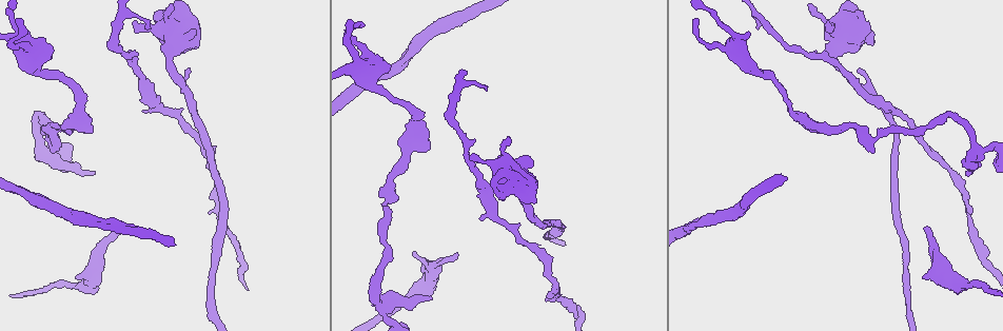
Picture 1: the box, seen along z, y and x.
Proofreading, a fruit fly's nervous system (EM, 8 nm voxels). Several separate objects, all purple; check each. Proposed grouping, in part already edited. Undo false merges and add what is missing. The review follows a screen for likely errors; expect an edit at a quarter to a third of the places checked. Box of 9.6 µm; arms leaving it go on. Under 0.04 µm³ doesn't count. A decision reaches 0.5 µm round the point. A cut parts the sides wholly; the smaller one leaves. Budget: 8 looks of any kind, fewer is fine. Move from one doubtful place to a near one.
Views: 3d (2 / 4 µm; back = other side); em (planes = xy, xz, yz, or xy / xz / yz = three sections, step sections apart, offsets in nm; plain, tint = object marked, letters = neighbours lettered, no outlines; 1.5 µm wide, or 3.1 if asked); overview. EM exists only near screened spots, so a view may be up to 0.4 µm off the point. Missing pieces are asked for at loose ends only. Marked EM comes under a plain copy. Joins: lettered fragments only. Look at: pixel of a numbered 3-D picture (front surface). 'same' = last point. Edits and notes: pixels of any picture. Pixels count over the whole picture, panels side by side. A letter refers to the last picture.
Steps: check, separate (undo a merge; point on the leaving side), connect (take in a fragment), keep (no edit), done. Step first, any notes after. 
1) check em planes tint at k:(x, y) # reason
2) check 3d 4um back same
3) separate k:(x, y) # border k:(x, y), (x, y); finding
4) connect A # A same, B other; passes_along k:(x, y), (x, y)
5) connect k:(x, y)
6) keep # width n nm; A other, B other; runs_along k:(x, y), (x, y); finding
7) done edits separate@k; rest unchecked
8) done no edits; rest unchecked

check em planes letters at 1:(985, 148) # a narrow waist

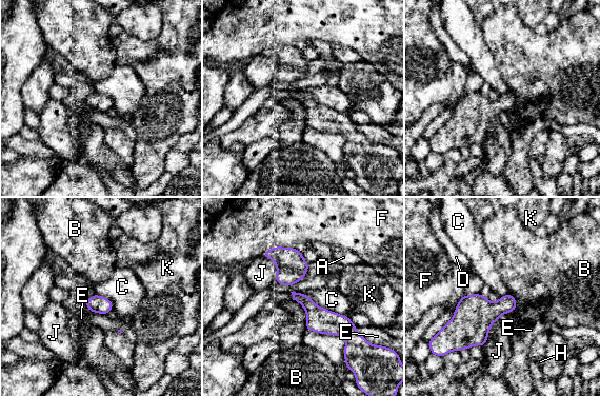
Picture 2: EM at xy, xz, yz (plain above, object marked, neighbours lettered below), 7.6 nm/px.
keep # longest_contact C 380 nm; A other, B other, C other, D other, E other, F other, H other, J other, K other; runs_along 2:(295, 295), (352, 338); all the same cell

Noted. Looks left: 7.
check 3d 4um at 1:(456, 254) # branch stops here

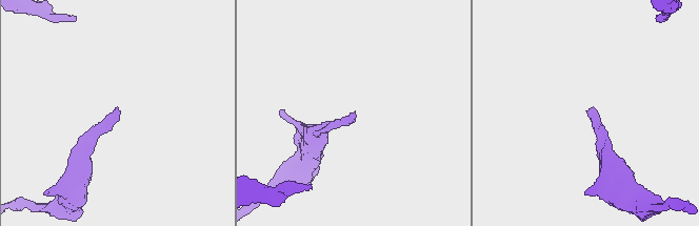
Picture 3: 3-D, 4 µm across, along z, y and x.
check em planes tint at 3:(588, 109)

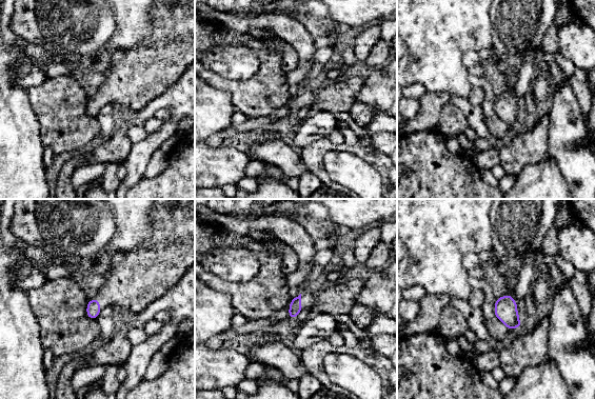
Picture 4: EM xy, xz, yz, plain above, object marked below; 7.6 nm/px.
check em planes letters same

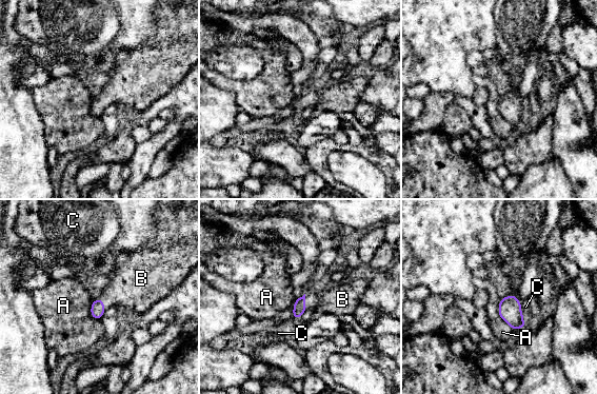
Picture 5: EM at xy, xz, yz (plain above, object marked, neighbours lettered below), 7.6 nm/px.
connect B # A other, B same, C other; passes_along 5:(299, 308), (304, 301), (337, 301); the cell continues

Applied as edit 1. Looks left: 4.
check overview # redraw

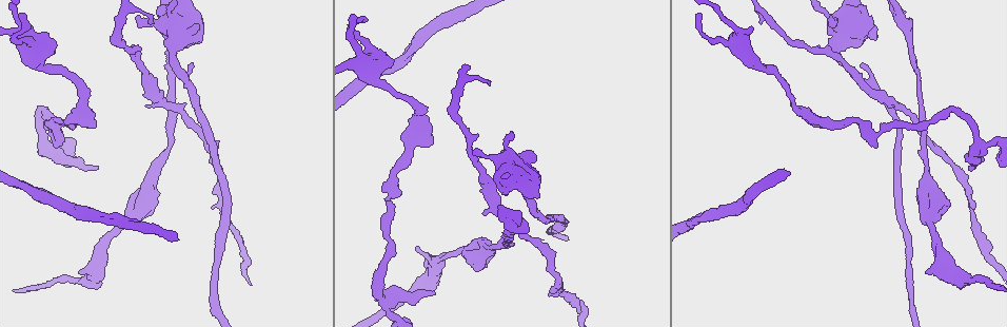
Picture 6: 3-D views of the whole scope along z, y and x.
check 3d 4um back at 6:(831, 16) # free end

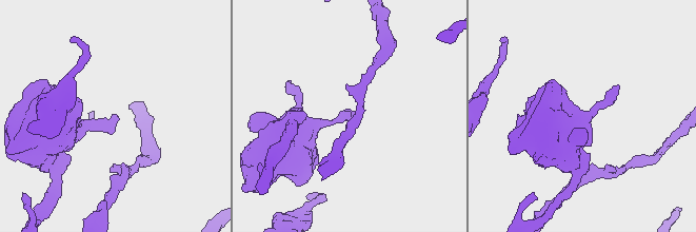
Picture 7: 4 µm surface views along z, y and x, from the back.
check em planes letters at 7:(118, 118)

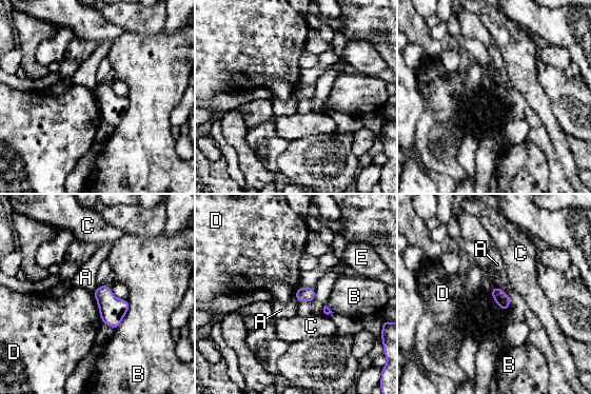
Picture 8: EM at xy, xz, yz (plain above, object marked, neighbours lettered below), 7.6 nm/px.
keep # longest_contact B 240 nm; A other, B other, C other, D other, E other; border 8:(92, 293), (102, 321); no lettered fragment goes on from it

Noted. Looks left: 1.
done edits connect@5; rest unchecked

